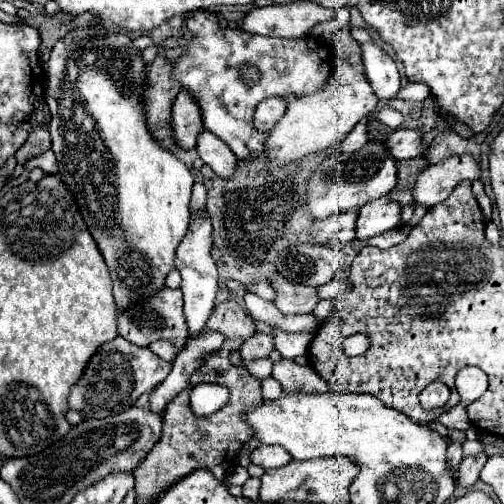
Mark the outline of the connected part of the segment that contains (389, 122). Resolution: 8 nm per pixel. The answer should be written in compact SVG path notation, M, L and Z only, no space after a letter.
M386 105L384 106L375 117L384 125L396 129L404 121L402 114L396 111L394 108Z

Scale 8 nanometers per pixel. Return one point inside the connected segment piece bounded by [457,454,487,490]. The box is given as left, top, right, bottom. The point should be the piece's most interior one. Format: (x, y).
(469, 470)

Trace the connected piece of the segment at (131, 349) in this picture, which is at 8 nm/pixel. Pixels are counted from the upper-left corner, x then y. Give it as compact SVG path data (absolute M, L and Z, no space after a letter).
M117 336L115 340L103 344L91 358L83 378L71 390L69 406L73 410L81 410L87 418L105 418L119 414L121 410L131 408L141 394L153 390L159 382L163 382L169 370L171 364L161 360L149 348L139 348Z

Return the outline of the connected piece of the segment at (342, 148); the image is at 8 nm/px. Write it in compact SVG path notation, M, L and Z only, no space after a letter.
M371 115L363 118L350 132L344 140L344 143L337 147L335 153L349 153L359 150L367 143L367 123L371 119Z

